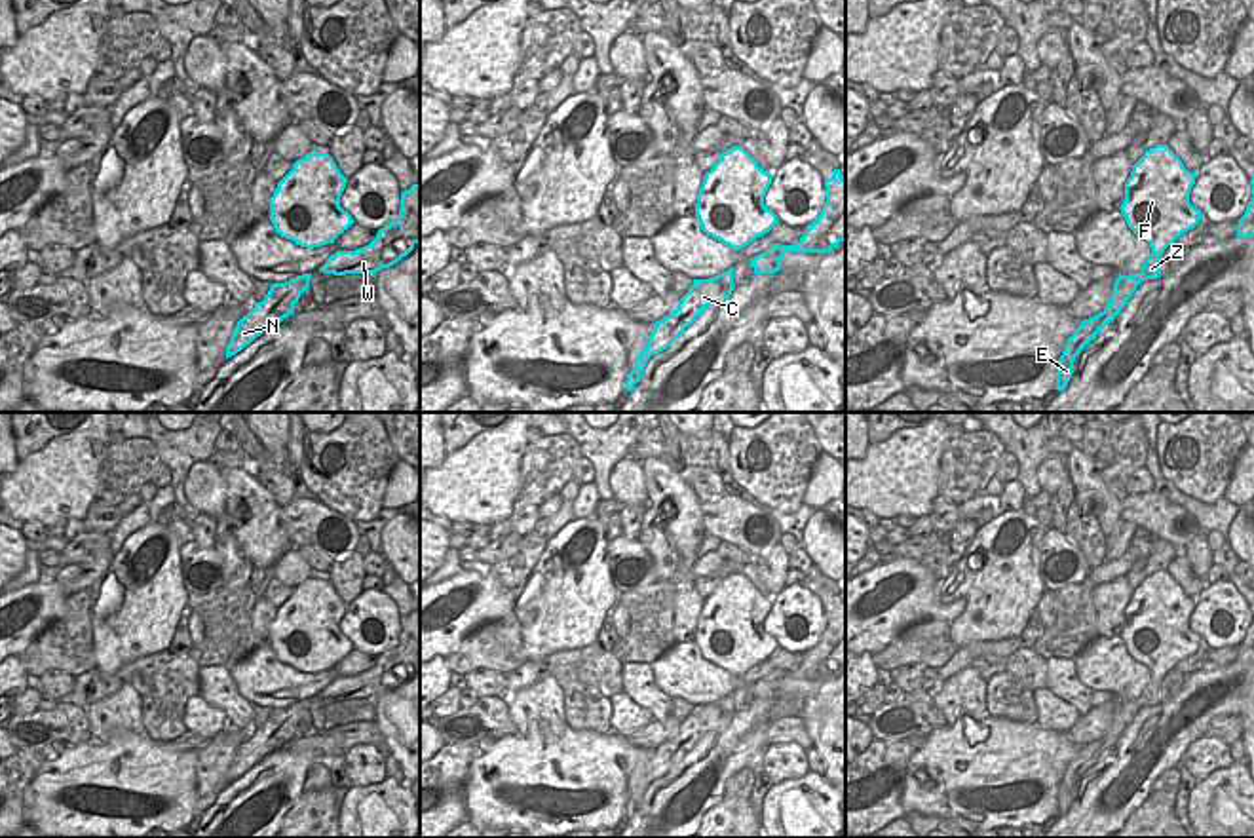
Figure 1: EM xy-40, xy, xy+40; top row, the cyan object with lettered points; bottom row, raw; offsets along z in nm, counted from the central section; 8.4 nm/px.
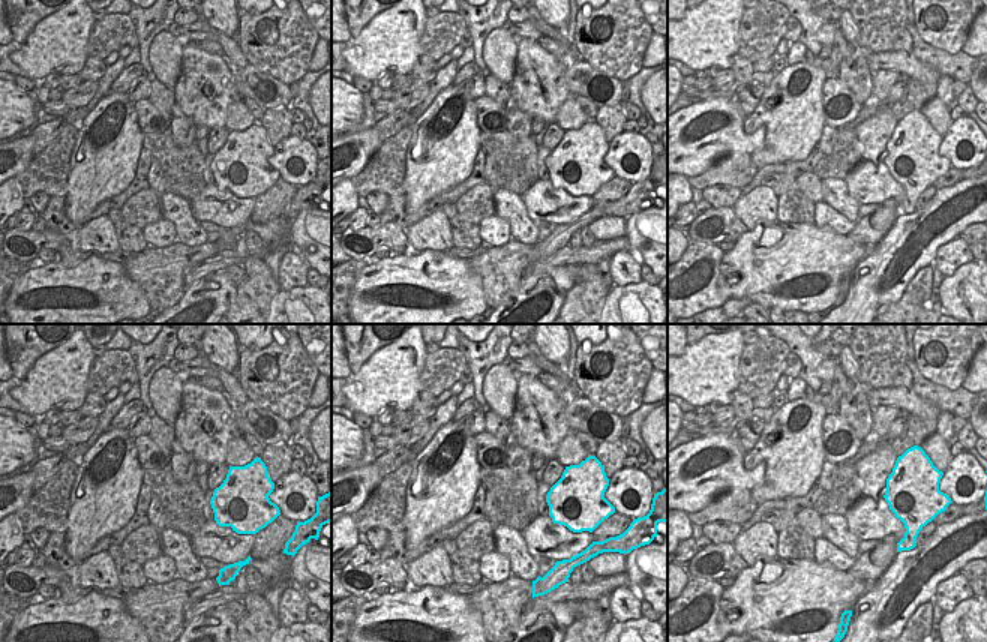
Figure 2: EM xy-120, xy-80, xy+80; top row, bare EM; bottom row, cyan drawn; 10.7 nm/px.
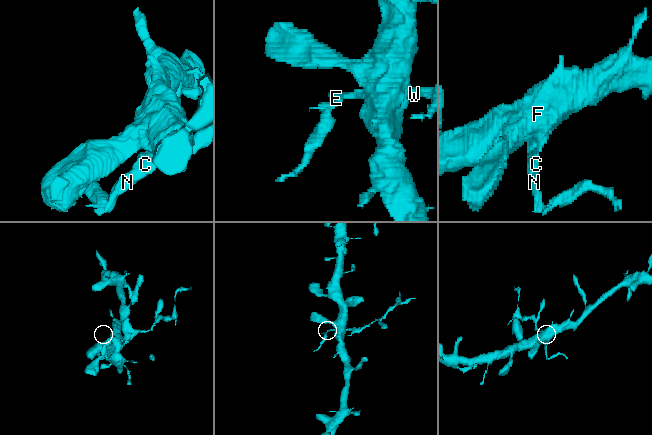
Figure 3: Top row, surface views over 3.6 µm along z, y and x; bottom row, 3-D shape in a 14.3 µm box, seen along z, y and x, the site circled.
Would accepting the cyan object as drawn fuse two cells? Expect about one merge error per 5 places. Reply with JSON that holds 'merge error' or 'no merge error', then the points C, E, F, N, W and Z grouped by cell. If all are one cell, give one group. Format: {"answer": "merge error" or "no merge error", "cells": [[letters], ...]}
{"answer": "merge error", "cells": [["C", "E", "N", "W"], ["F", "Z"]]}

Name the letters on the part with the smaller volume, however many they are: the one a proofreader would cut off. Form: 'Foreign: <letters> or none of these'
Foreign: C, E, N, W

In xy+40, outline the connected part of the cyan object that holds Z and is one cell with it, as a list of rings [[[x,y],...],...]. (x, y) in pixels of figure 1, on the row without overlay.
[[[1168,570],[1146,576],[1132,591],[1119,635],[1127,652],[1150,669],[1151,680],[1136,699],[1119,703],[1161,703],[1165,675],[1201,646],[1201,635],[1189,629],[1195,602],[1197,599],[1188,597]]]

